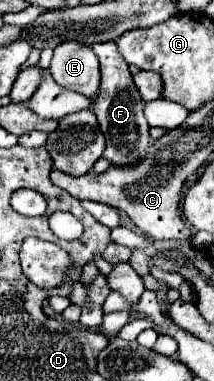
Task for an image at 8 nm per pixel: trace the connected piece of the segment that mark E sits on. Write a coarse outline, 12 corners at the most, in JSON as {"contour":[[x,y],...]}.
{"contour":[[81,42],[53,50],[53,80],[83,96],[99,92],[99,60]]}

